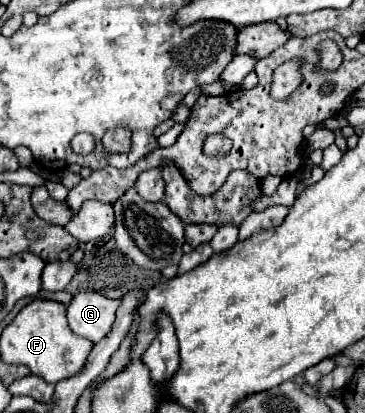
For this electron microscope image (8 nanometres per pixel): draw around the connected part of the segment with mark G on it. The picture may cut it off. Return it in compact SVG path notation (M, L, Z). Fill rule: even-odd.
M80 292L68 306L68 324L76 334L92 342L100 342L108 330L112 330L118 308L120 300L112 300L96 292Z

